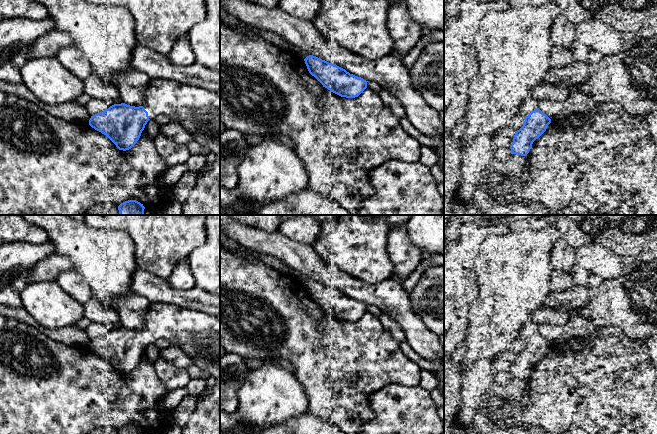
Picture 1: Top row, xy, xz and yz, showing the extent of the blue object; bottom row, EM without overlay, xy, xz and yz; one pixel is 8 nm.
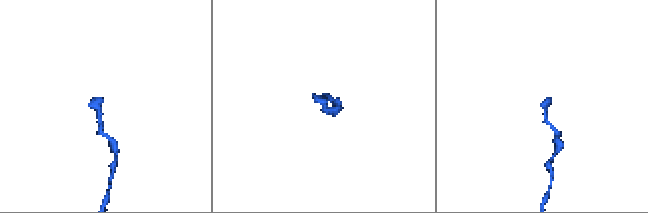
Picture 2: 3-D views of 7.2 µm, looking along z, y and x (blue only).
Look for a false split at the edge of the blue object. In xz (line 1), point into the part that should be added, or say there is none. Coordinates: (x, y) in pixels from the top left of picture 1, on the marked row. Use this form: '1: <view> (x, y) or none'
1: none

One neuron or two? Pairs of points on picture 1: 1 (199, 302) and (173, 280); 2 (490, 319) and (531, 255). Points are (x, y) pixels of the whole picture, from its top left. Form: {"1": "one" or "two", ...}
{"1": "two", "2": "one"}

